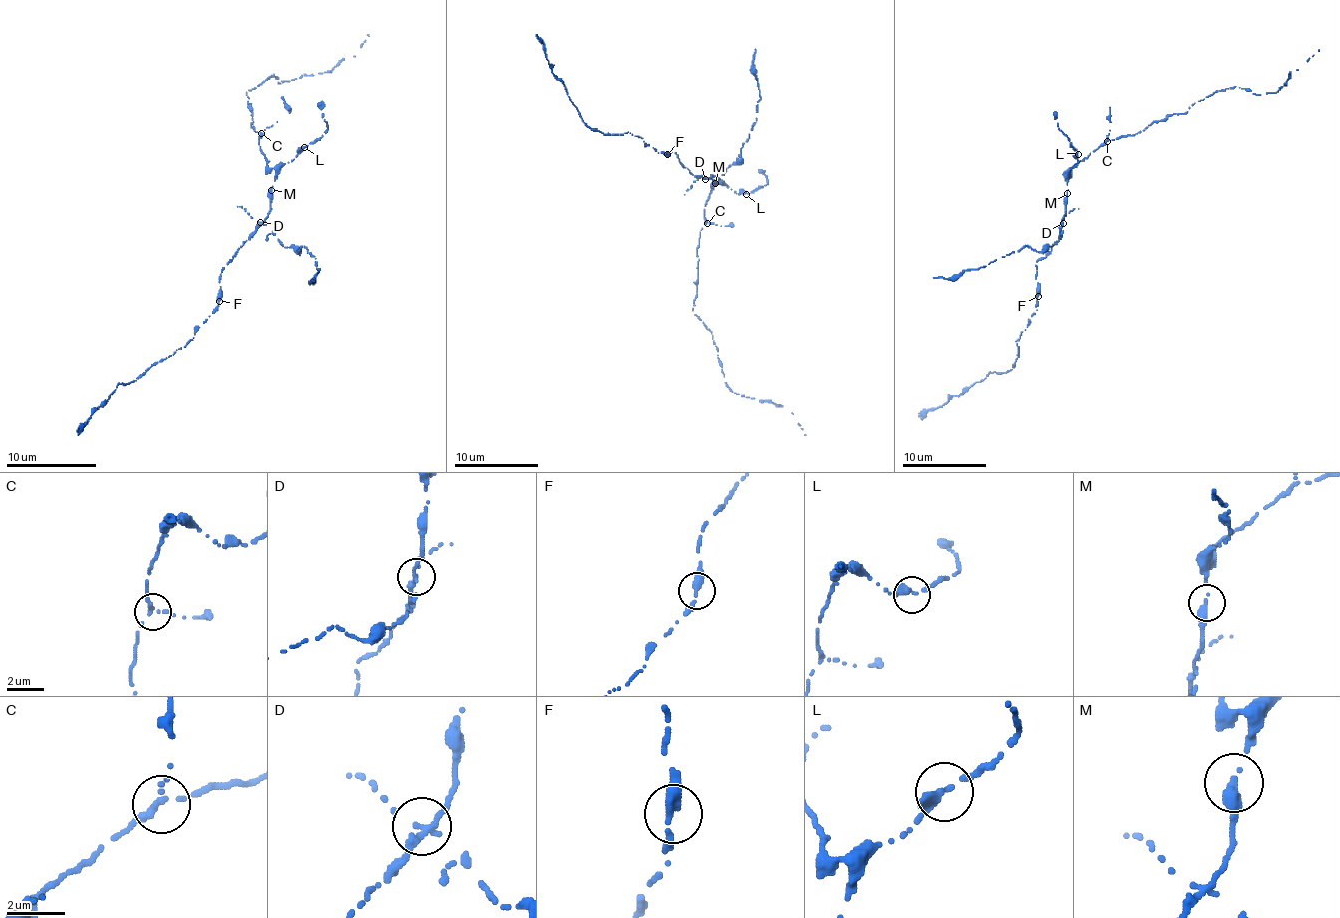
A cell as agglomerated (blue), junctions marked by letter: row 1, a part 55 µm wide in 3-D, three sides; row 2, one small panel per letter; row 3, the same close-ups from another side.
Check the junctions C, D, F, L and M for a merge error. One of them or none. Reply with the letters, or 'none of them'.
D

